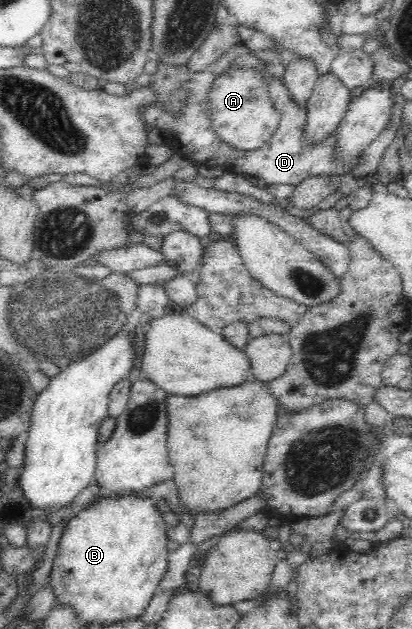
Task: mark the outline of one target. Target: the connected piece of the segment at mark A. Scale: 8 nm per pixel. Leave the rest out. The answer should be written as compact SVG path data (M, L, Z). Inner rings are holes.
M267 63L261 70L256 67L229 67L211 83L208 90L208 120L213 135L220 141L240 149L258 149L266 143L280 123L270 96L268 85L272 79L283 81L286 66Z

